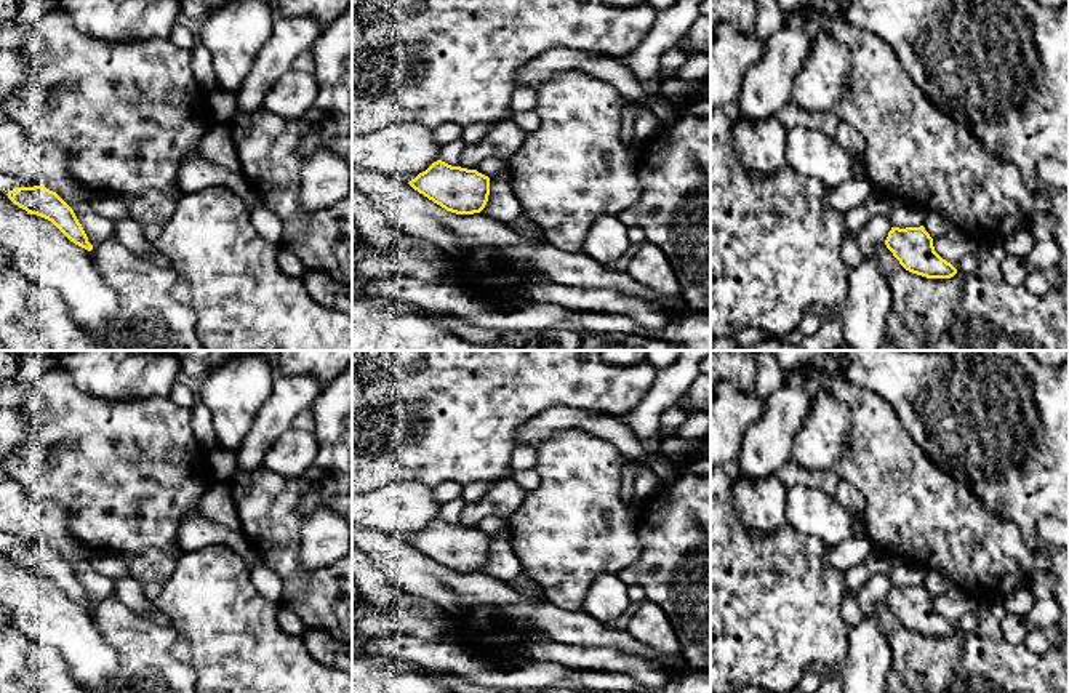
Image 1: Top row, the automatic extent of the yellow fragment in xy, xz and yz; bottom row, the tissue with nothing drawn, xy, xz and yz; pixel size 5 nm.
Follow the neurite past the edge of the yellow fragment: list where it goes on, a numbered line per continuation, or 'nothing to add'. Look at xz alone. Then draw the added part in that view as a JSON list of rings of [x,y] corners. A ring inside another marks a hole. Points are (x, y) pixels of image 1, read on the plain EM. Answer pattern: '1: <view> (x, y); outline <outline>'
nothing to add

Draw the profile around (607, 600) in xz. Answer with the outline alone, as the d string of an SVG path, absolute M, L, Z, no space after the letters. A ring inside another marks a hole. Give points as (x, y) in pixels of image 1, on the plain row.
M603 573L592 581L583 611L597 621L611 624L626 613L629 605L627 586L619 575Z

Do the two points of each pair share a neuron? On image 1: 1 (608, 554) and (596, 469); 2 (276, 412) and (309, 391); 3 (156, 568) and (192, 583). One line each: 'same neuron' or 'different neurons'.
1: same neuron
2: same neuron
3: different neurons

